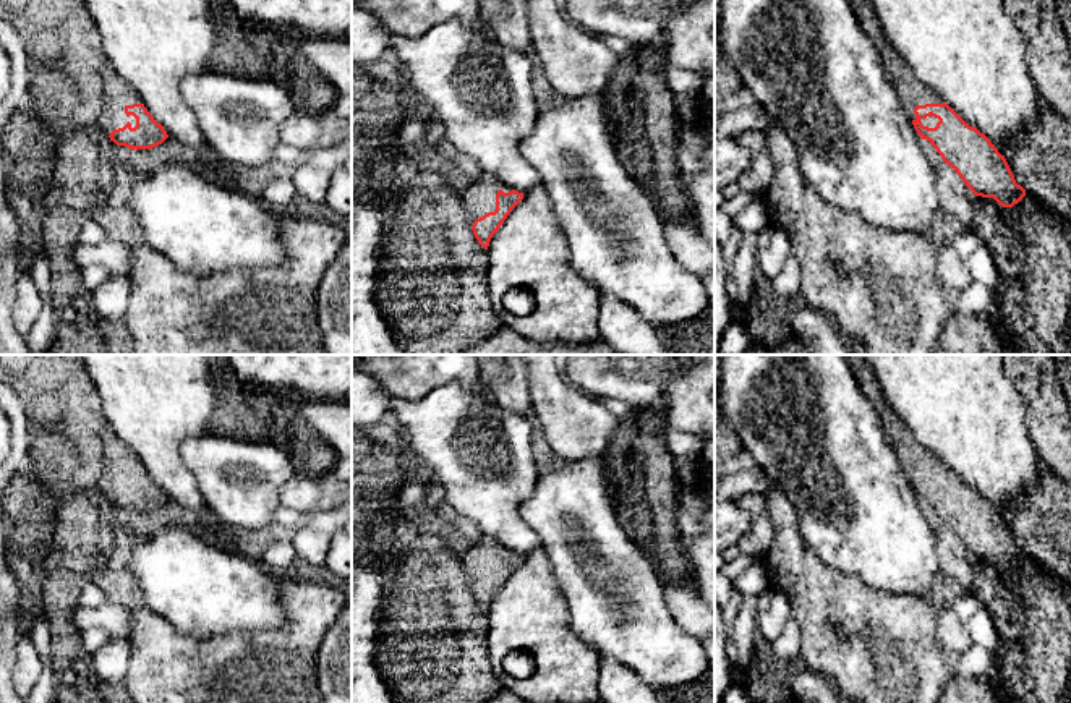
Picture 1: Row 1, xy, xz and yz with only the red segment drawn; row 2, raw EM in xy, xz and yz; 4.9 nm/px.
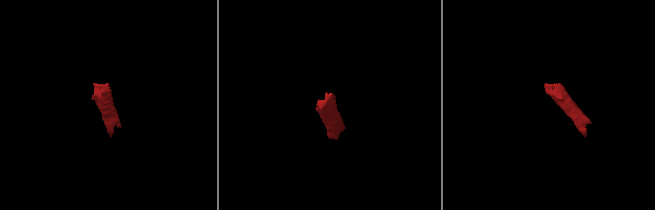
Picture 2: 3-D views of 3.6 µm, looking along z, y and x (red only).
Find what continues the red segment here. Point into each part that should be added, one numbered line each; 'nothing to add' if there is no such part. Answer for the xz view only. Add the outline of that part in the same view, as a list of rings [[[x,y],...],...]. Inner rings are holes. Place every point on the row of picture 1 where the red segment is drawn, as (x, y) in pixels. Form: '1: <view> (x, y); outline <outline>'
1: xz (480, 198); outline [[[481,173],[481,178],[468,188],[465,196],[462,198],[462,202],[470,227],[476,219],[496,211],[496,194],[499,190],[502,190],[504,193],[512,191],[512,188],[494,180],[488,173]]]

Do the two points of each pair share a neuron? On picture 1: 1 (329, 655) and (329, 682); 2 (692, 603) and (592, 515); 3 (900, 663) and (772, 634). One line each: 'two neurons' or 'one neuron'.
1: one neuron
2: two neurons
3: two neurons

